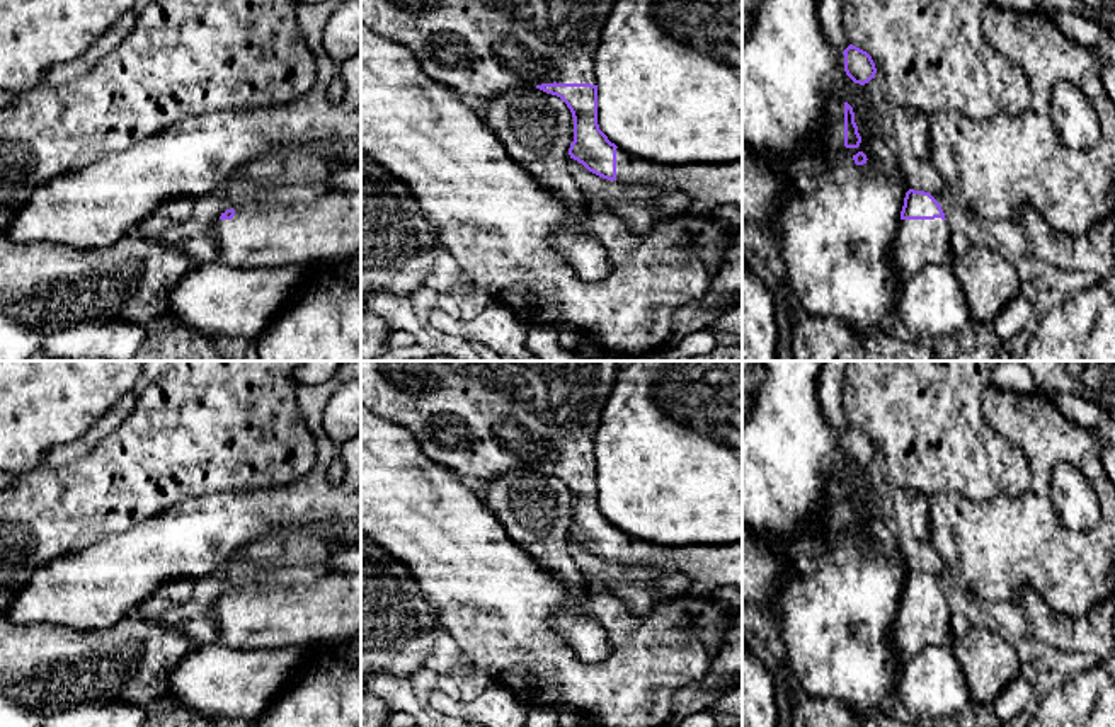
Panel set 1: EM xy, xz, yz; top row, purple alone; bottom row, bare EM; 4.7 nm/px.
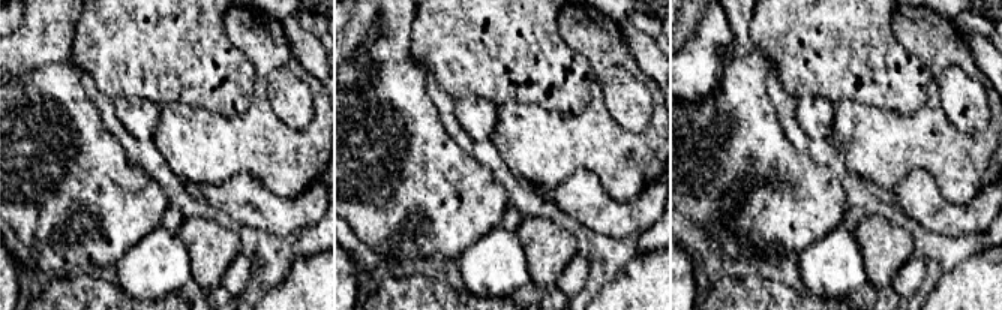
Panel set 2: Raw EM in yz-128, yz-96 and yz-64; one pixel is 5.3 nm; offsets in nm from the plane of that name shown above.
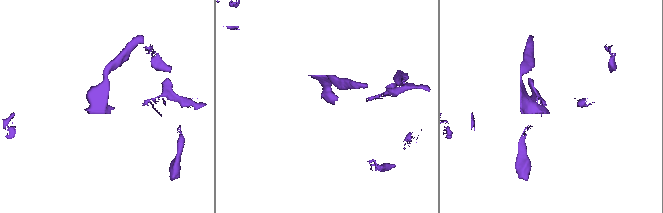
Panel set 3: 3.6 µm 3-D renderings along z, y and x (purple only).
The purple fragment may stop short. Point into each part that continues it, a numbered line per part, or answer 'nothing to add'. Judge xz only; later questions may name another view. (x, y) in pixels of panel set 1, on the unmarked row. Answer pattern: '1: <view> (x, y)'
1: xz (480, 419)

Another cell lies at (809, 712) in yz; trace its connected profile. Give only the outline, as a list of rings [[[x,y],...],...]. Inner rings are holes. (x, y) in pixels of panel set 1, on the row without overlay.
[[[802,695],[792,710],[792,727],[928,727],[924,724],[902,724],[885,712],[858,715],[832,698],[810,698]]]

